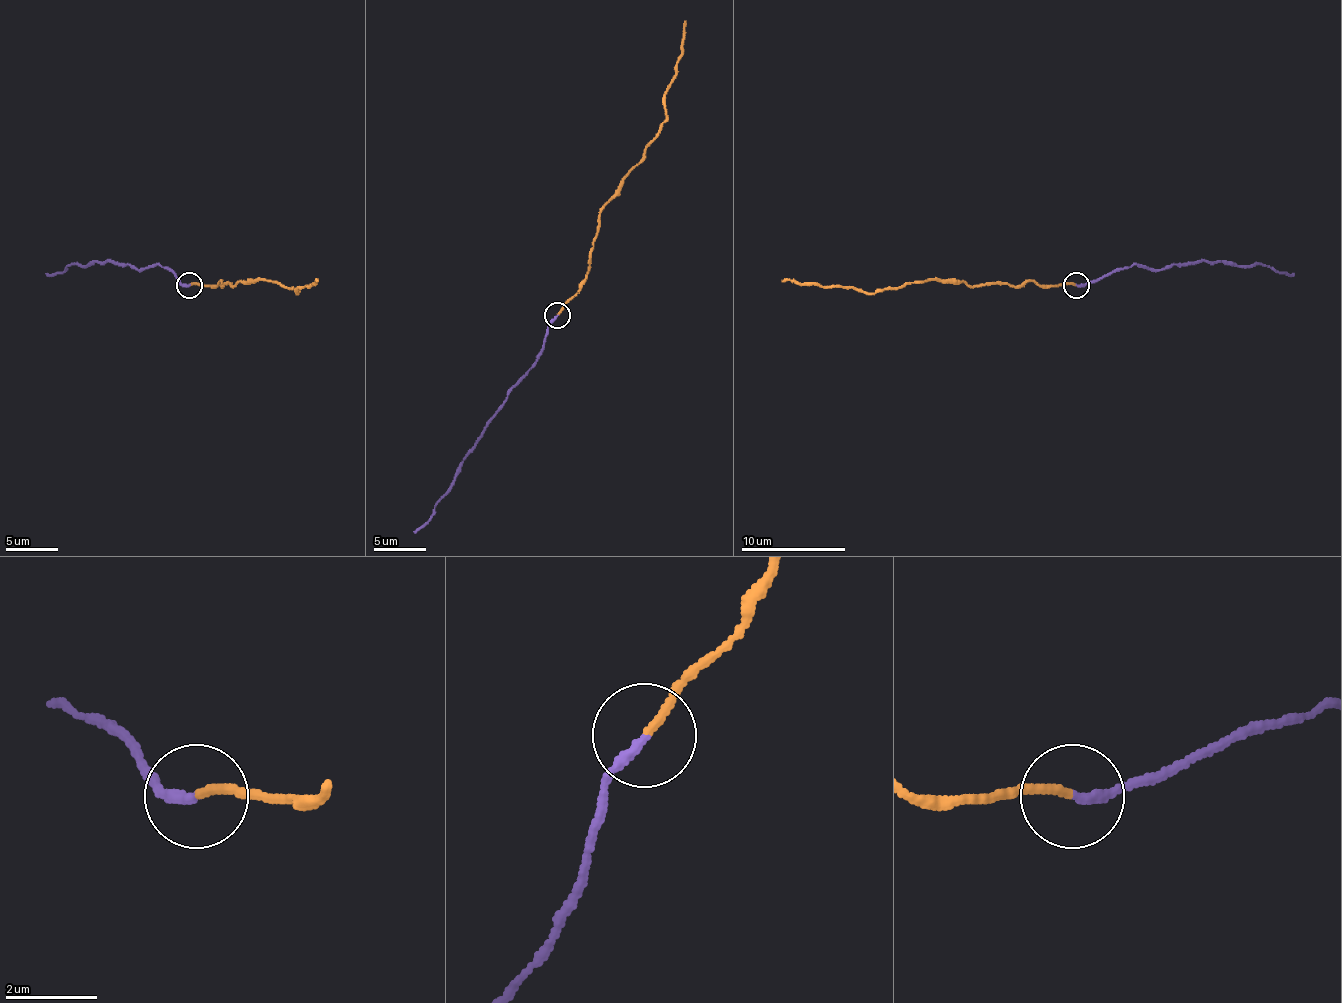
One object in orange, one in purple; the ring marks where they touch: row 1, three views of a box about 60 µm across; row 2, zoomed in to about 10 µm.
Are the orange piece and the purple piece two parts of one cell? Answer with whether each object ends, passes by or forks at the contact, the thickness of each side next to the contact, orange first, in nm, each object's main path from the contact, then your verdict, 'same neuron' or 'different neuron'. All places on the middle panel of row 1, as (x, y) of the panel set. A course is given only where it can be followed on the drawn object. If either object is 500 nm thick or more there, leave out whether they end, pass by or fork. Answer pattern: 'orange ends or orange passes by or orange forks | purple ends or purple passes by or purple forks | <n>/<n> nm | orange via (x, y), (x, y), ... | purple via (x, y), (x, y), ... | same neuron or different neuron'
orange ends | purple ends | 170/220 nm | orange via (557, 314), (581, 288), (589, 270), (602, 207), (638, 163), (667, 116), (664, 93), (682, 51), (685, 20) | purple via (557, 314), (547, 327), (536, 364), (510, 390), (435, 512), (414, 533) | same neuron

